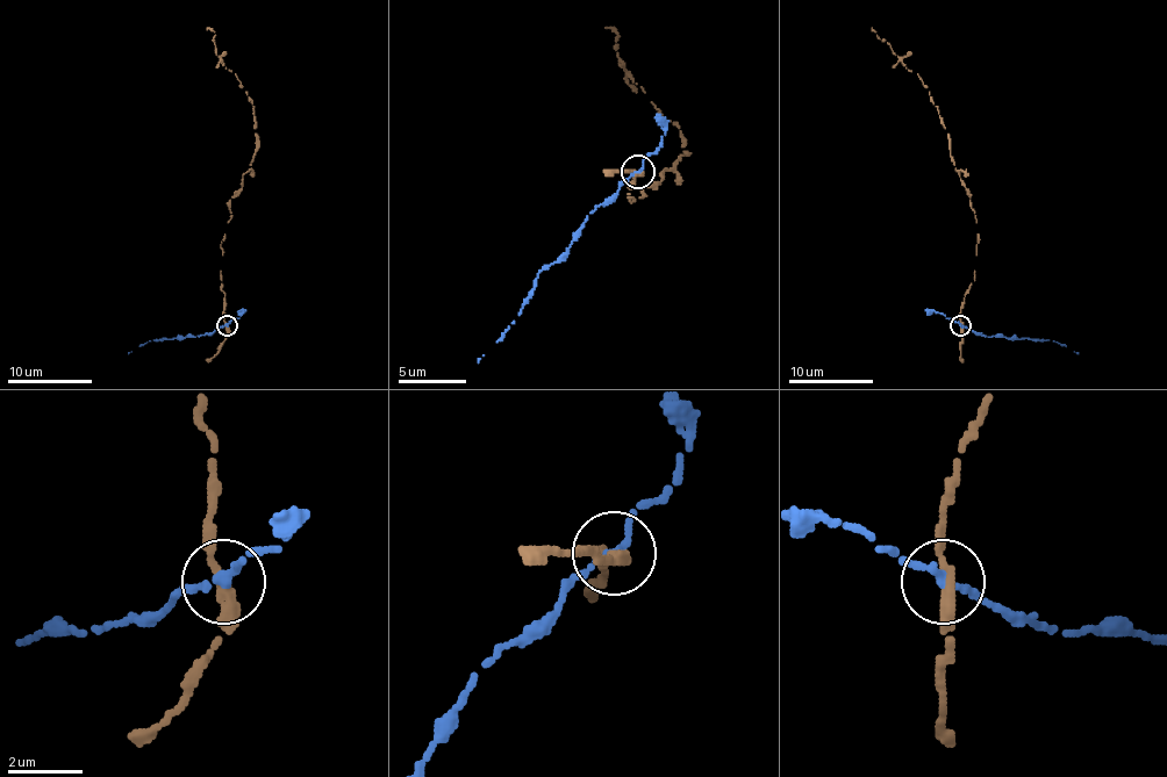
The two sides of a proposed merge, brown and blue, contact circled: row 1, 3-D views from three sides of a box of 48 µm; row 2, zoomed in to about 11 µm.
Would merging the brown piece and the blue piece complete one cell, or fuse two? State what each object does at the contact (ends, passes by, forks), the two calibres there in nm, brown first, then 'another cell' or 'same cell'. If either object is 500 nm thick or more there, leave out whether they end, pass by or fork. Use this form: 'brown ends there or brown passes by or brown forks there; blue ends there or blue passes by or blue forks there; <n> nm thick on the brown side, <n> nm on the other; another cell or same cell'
brown passes by; blue passes by; 300 nm thick on the brown side, 200 nm on the other; another cell

